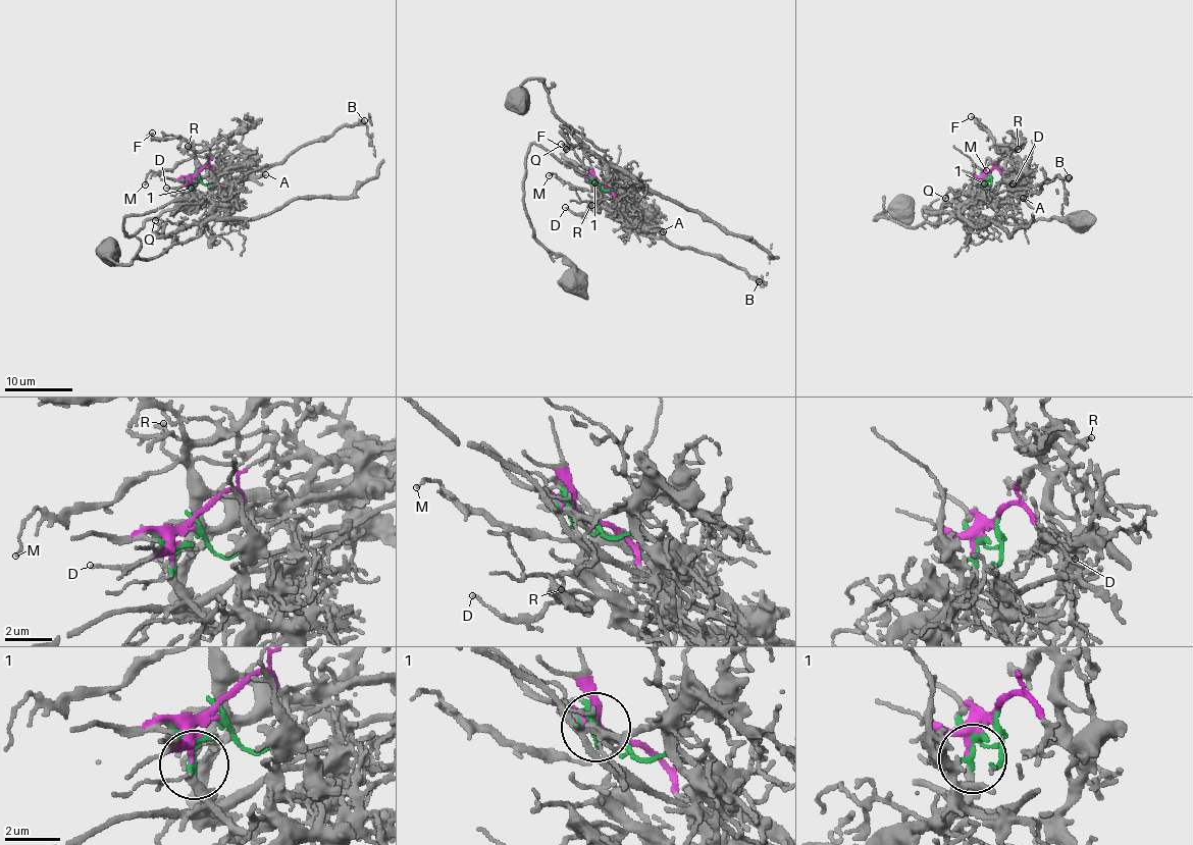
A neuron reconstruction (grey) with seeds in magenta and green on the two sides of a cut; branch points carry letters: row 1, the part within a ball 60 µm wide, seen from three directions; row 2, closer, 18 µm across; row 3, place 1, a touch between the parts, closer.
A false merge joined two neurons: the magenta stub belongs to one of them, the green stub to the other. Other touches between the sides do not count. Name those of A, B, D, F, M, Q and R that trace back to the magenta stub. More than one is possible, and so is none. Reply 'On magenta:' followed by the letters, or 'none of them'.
On magenta: A, B, D, F, M, R

